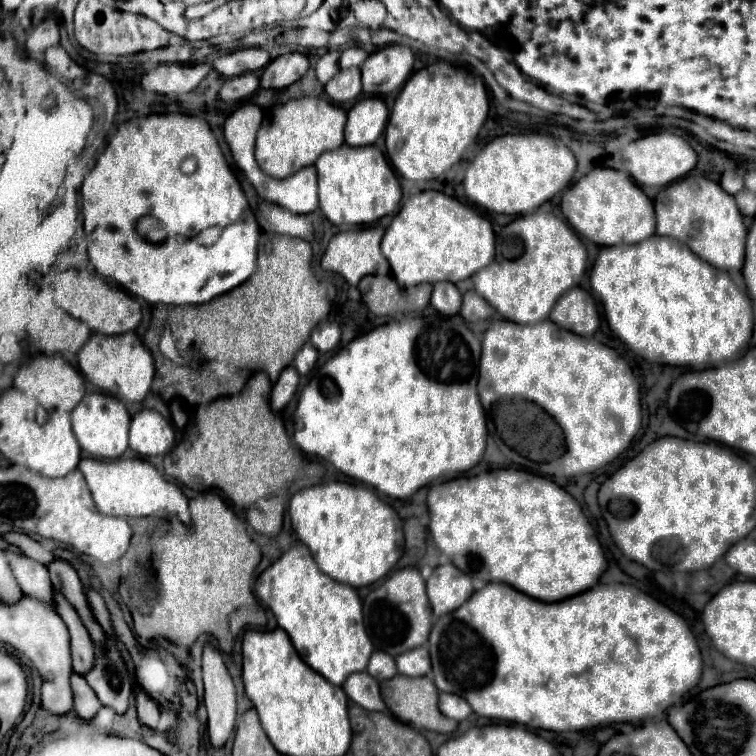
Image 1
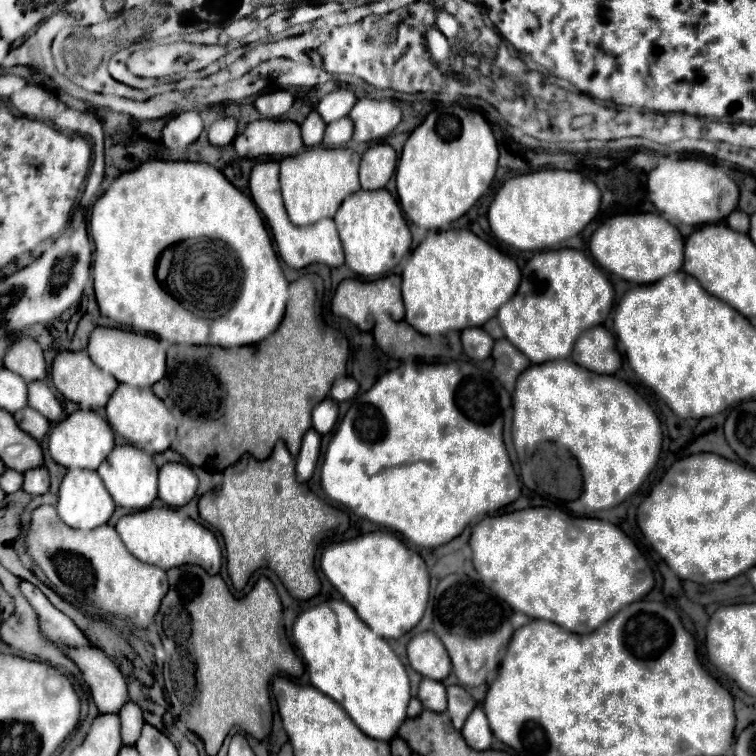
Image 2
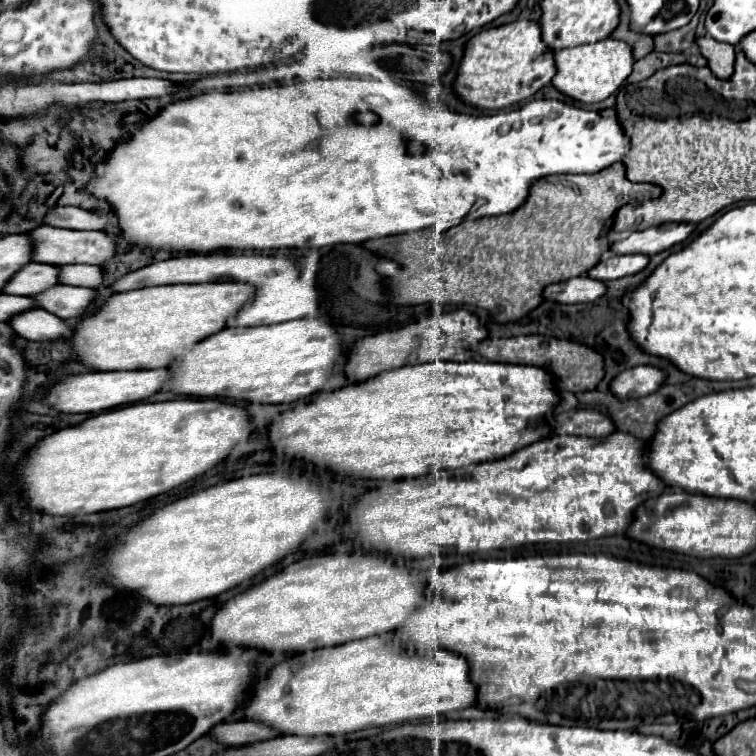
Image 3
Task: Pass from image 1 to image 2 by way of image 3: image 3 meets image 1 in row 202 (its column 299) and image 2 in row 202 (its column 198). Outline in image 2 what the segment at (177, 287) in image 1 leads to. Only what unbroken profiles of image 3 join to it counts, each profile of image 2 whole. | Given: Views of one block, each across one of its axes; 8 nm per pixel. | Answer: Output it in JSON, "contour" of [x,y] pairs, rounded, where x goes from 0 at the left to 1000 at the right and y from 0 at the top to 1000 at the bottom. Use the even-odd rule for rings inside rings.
{"contour":[[[196,214],[183,225],[161,230],[124,267],[119,286],[119,307],[127,325],[122,365],[132,413],[172,437],[201,439],[222,455],[238,452],[315,460],[317,455],[336,455],[354,447],[376,418],[376,407],[381,399],[381,370],[376,368],[370,344],[360,325],[360,315],[347,294],[341,275],[328,259],[323,259],[312,246],[307,246],[291,225],[272,214]],[[259,312],[275,312],[299,320],[315,336],[317,352],[323,357],[317,392],[312,394],[307,407],[286,423],[257,418],[238,399],[222,392],[206,368],[206,347],[212,333],[217,333],[225,323],[235,317]]]}

